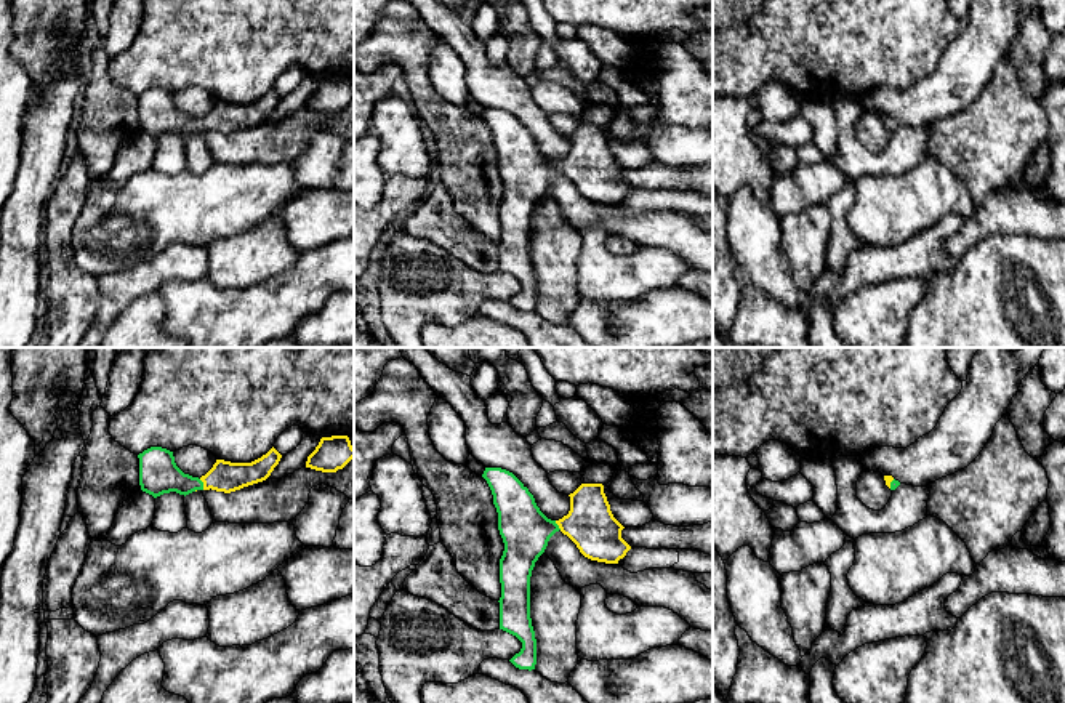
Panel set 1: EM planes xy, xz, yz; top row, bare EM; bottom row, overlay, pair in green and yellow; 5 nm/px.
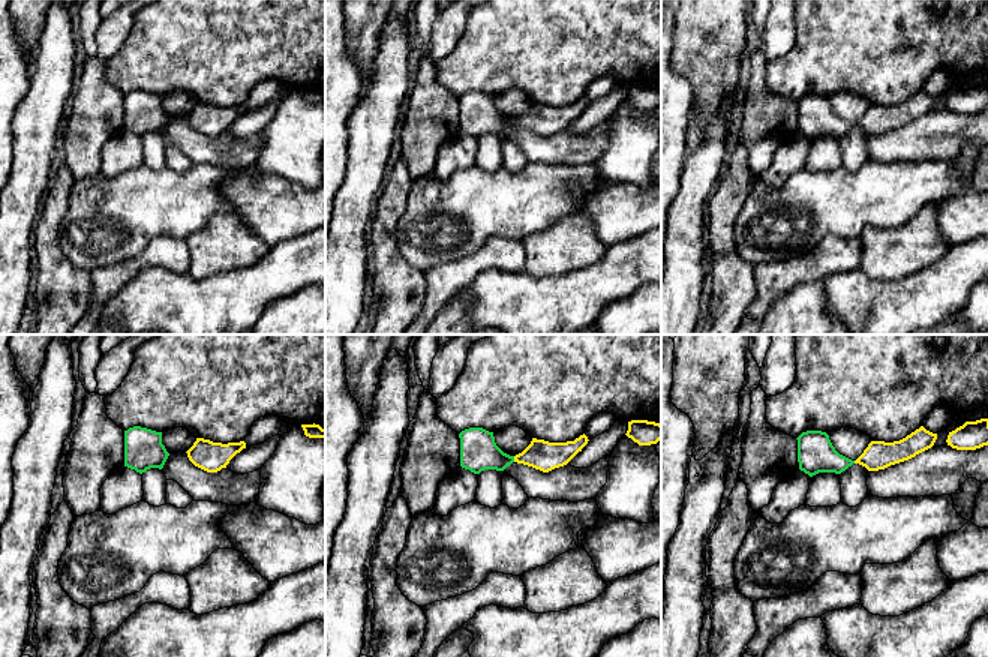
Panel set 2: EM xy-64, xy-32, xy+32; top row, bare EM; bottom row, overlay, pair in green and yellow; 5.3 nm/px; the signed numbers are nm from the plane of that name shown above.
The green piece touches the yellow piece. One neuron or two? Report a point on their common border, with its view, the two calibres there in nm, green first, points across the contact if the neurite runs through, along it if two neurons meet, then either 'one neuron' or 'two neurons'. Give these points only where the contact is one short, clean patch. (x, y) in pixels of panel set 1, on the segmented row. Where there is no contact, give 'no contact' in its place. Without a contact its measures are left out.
contact xy (202, 484); calibres 200 and 160 nm; way xy (159, 474), (183, 484), (202, 484), (225, 476); one neuron

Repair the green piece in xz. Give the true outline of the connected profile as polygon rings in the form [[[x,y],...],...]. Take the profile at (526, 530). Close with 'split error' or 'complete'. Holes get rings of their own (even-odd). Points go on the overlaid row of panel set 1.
[[[485,468],[482,477],[492,490],[504,543],[500,559],[500,629],[522,642],[520,652],[509,661],[532,671],[537,665],[537,639],[530,618],[530,576],[549,538],[561,530],[585,557],[605,564],[618,564],[631,546],[621,538],[625,527],[613,517],[602,484],[581,484],[569,495],[569,514],[551,520],[512,472]]] | split error

